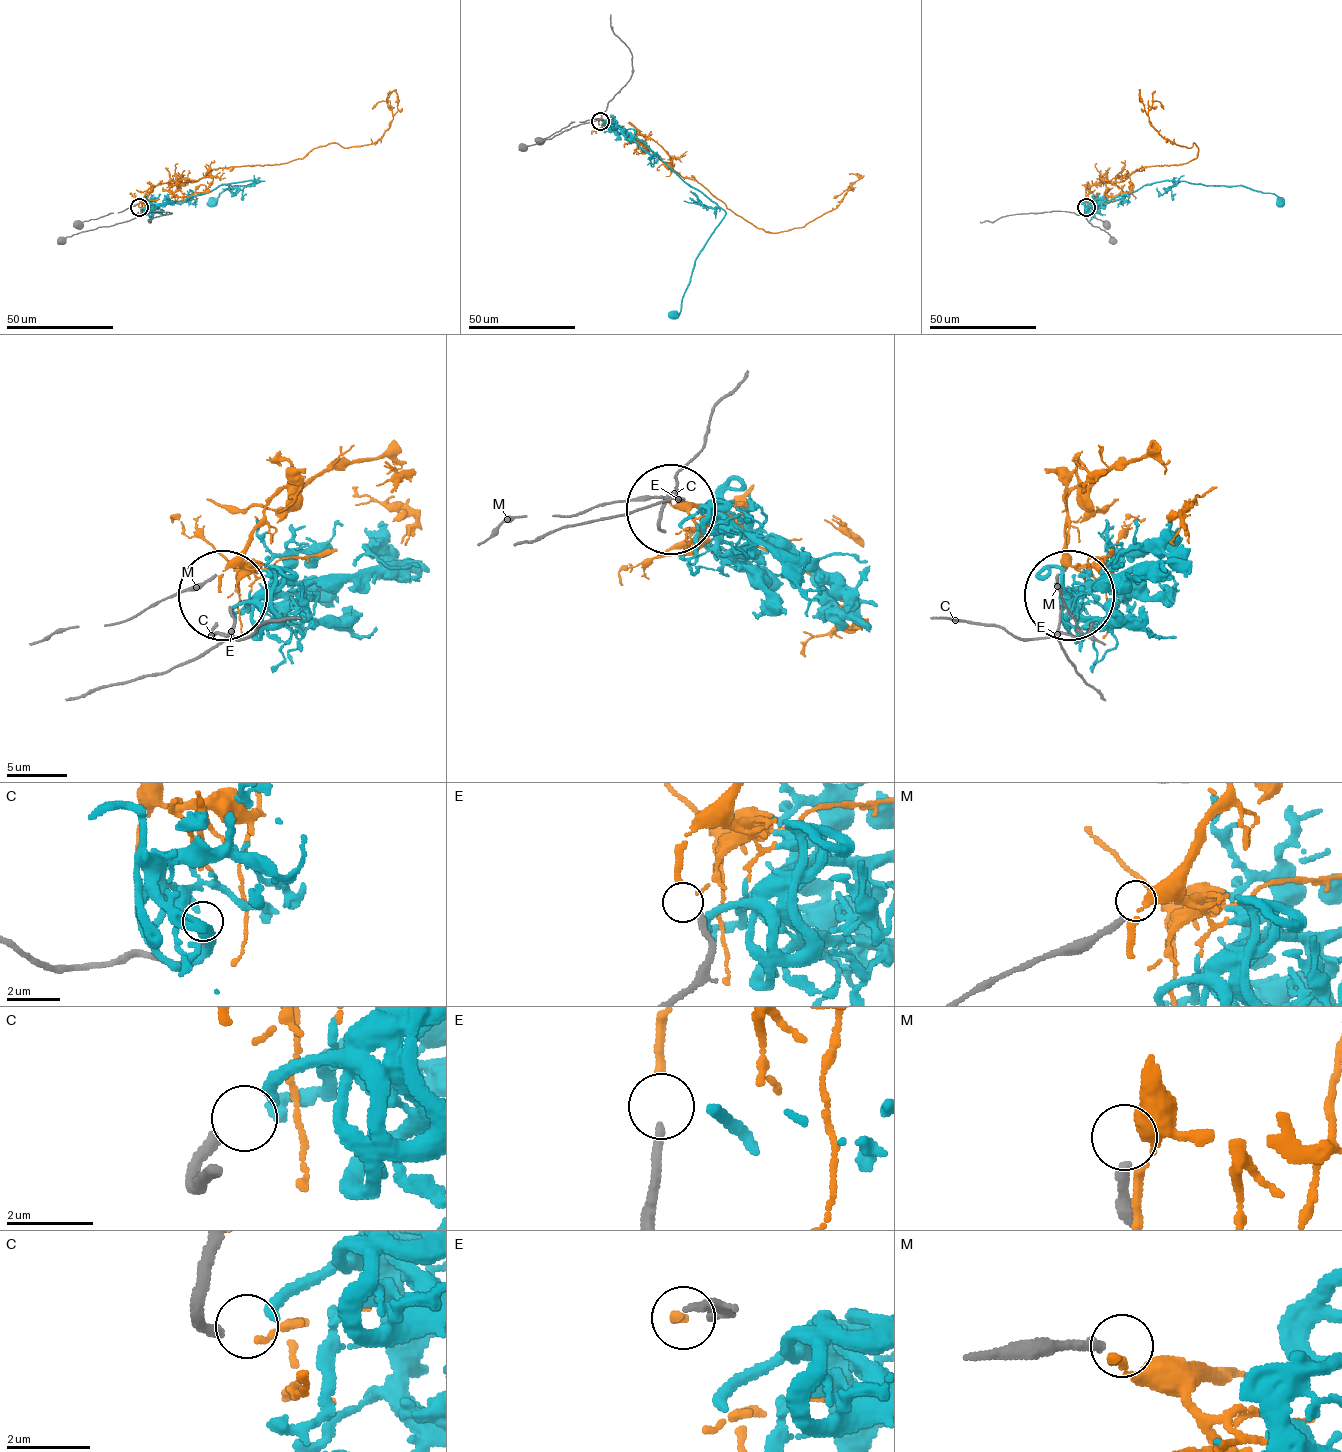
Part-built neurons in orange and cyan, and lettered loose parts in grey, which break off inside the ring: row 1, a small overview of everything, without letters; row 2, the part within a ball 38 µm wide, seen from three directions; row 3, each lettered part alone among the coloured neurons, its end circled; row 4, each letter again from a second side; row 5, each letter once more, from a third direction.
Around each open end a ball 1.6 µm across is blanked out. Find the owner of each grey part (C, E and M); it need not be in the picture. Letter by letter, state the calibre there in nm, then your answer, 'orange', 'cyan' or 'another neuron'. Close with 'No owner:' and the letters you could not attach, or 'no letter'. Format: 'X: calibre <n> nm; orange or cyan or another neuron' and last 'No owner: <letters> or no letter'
C: calibre 240 nm; cyan
E: calibre 200 nm; orange
M: calibre 260 nm; another neuron
No owner: M

